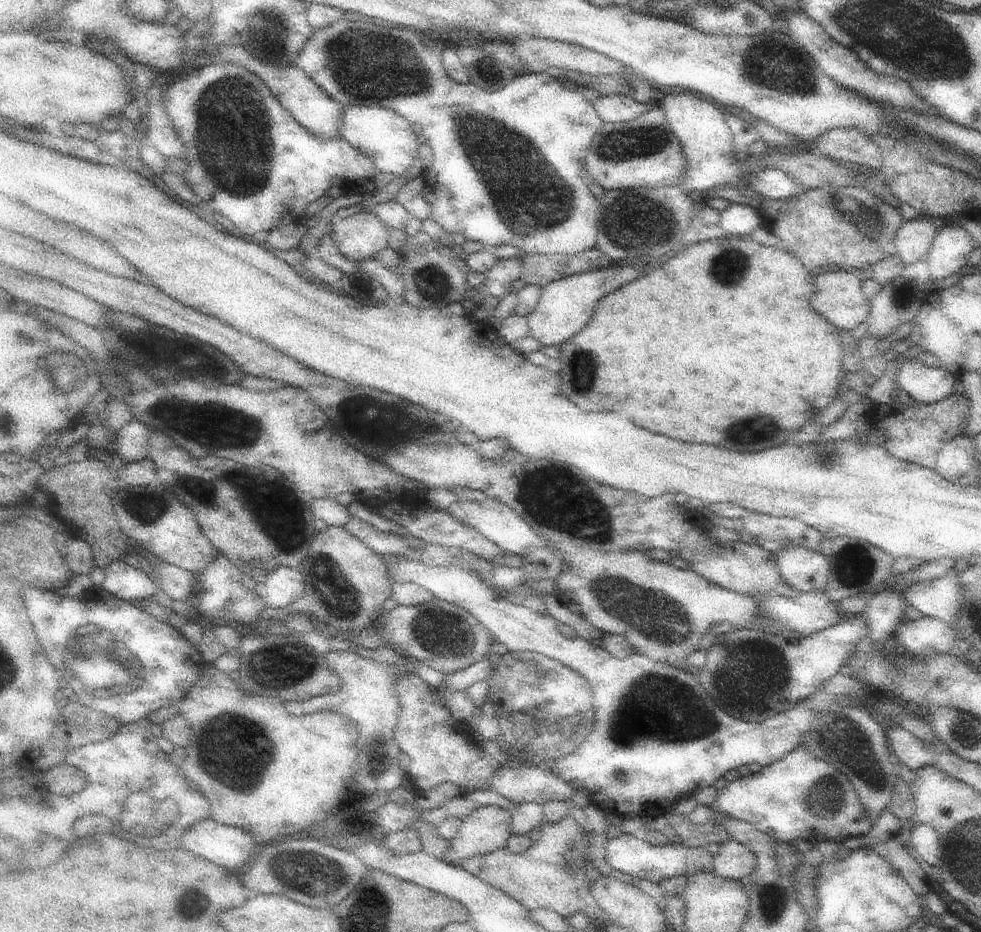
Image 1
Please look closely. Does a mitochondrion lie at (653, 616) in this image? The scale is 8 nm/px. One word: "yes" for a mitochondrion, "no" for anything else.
yes

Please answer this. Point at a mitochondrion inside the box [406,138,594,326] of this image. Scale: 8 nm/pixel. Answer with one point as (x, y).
(430, 285)

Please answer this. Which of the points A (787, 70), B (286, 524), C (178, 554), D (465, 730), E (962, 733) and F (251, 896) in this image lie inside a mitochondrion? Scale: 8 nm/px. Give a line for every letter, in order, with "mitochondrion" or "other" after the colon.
A: mitochondrion
B: mitochondrion
C: other
D: other
E: mitochondrion
F: other

